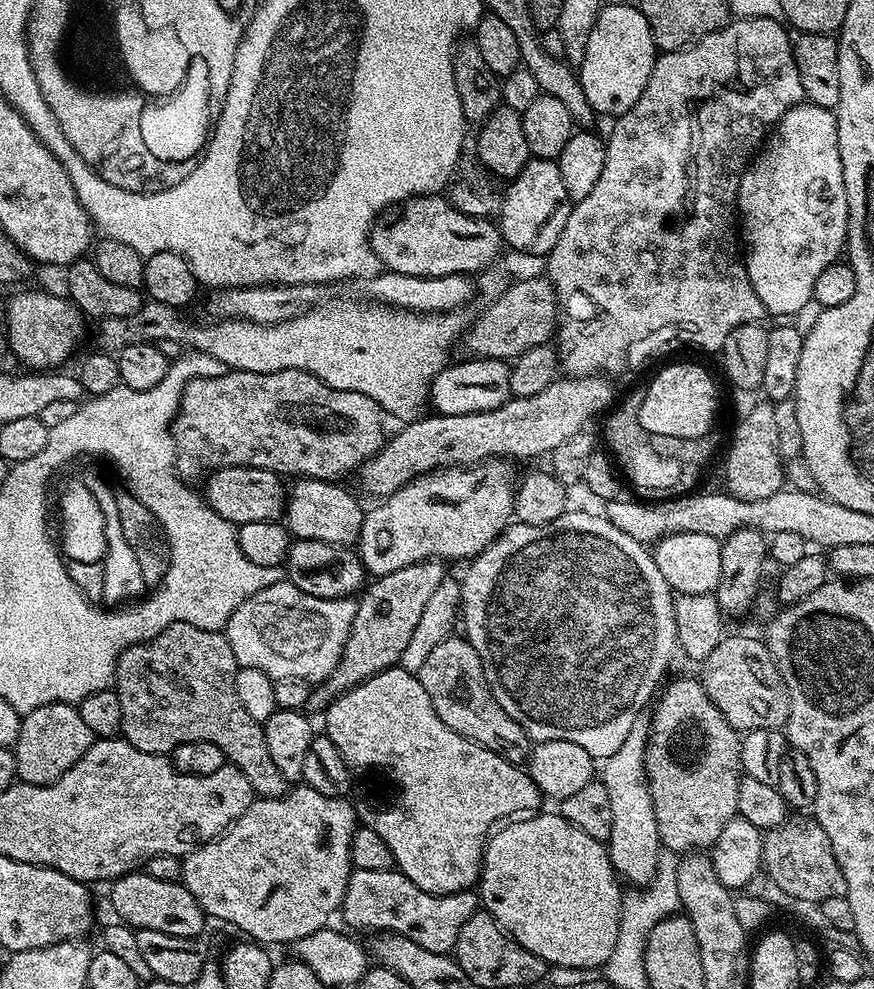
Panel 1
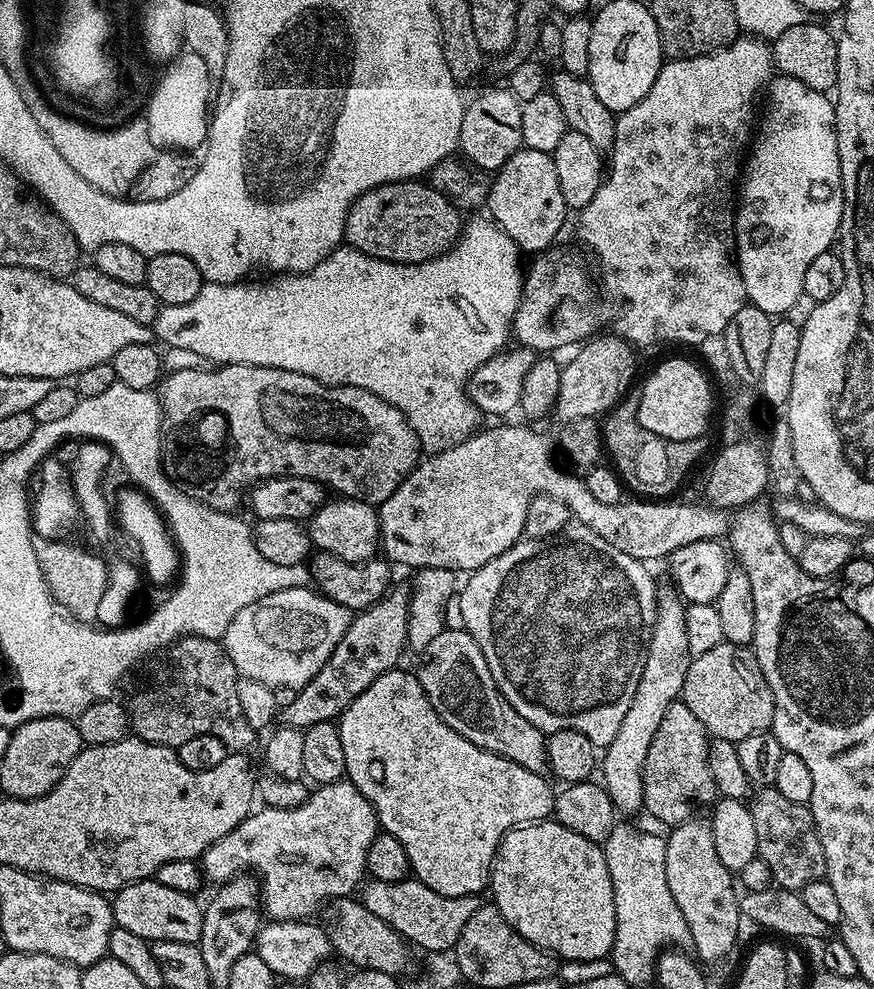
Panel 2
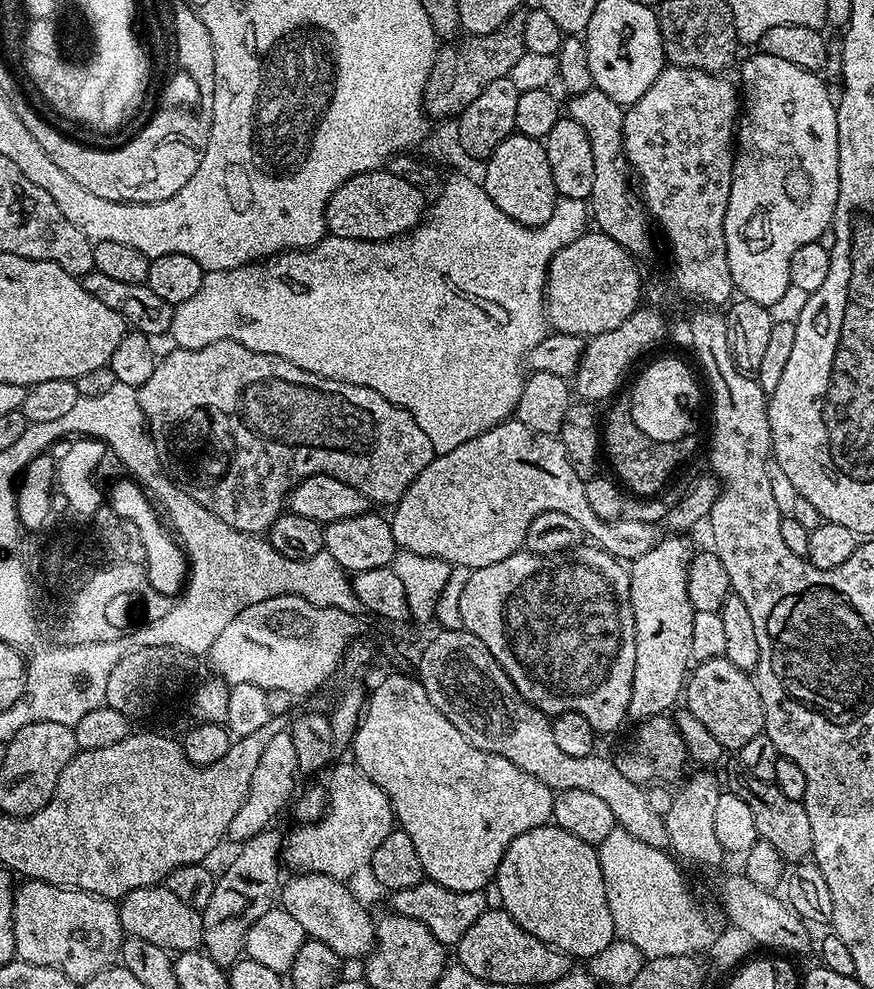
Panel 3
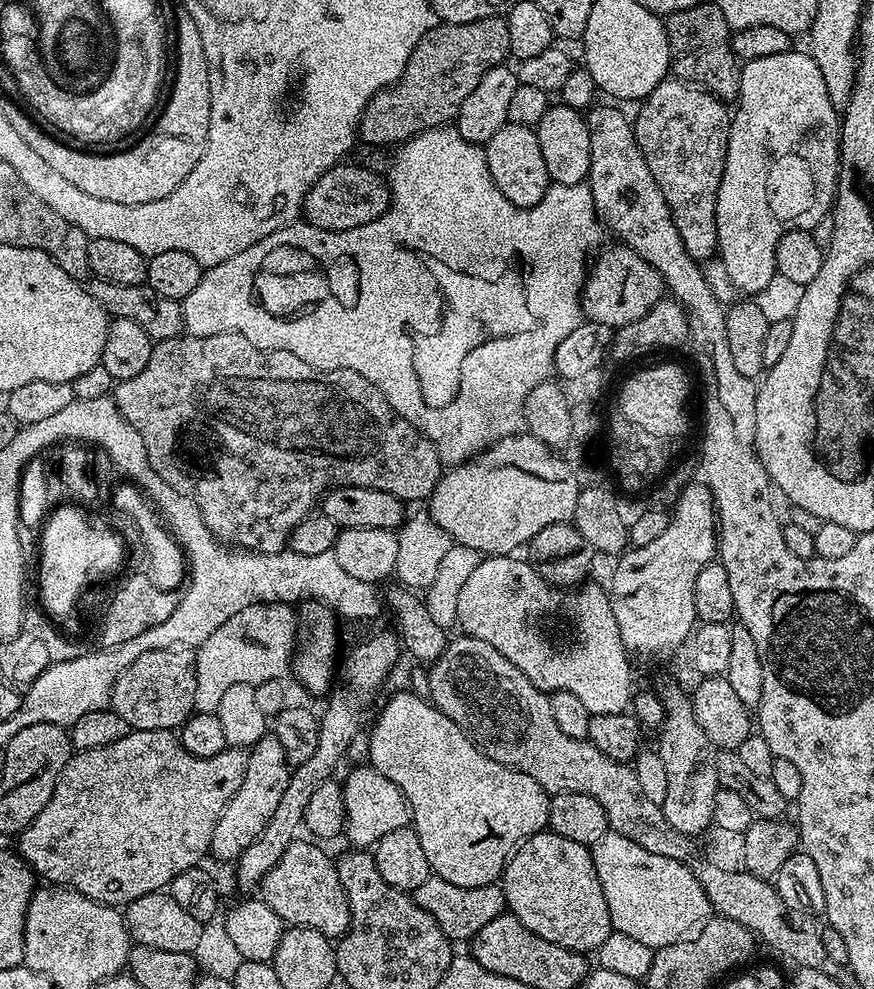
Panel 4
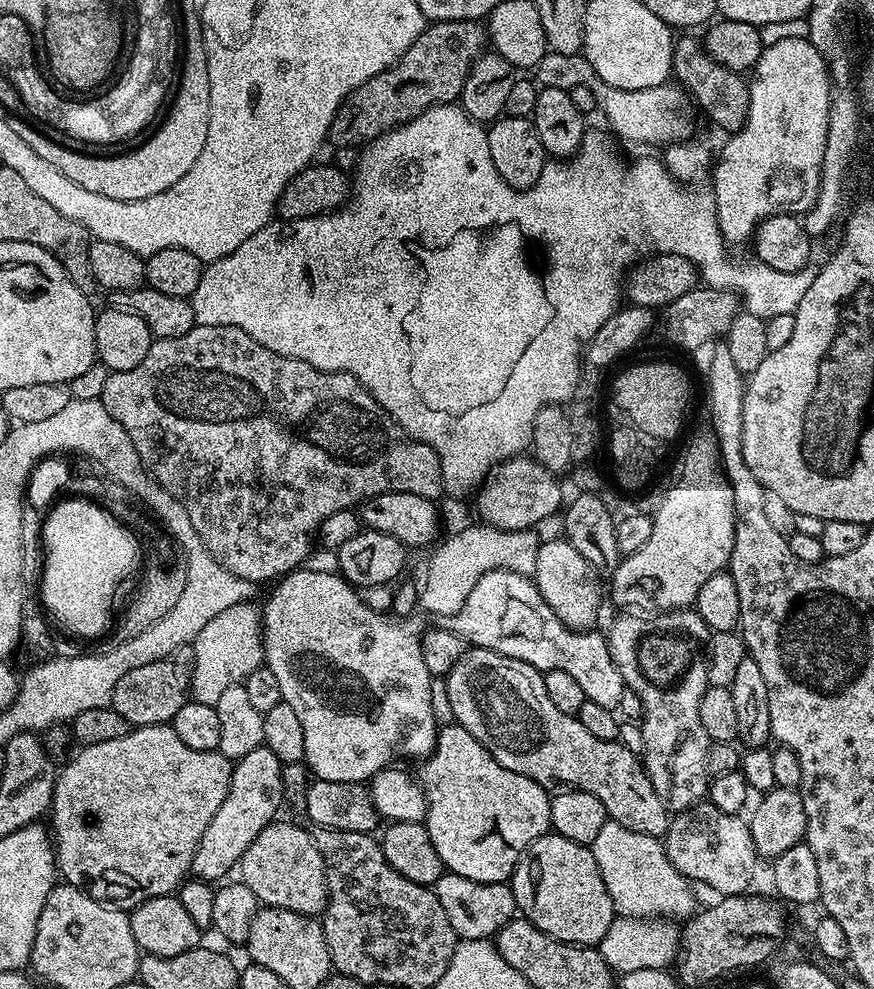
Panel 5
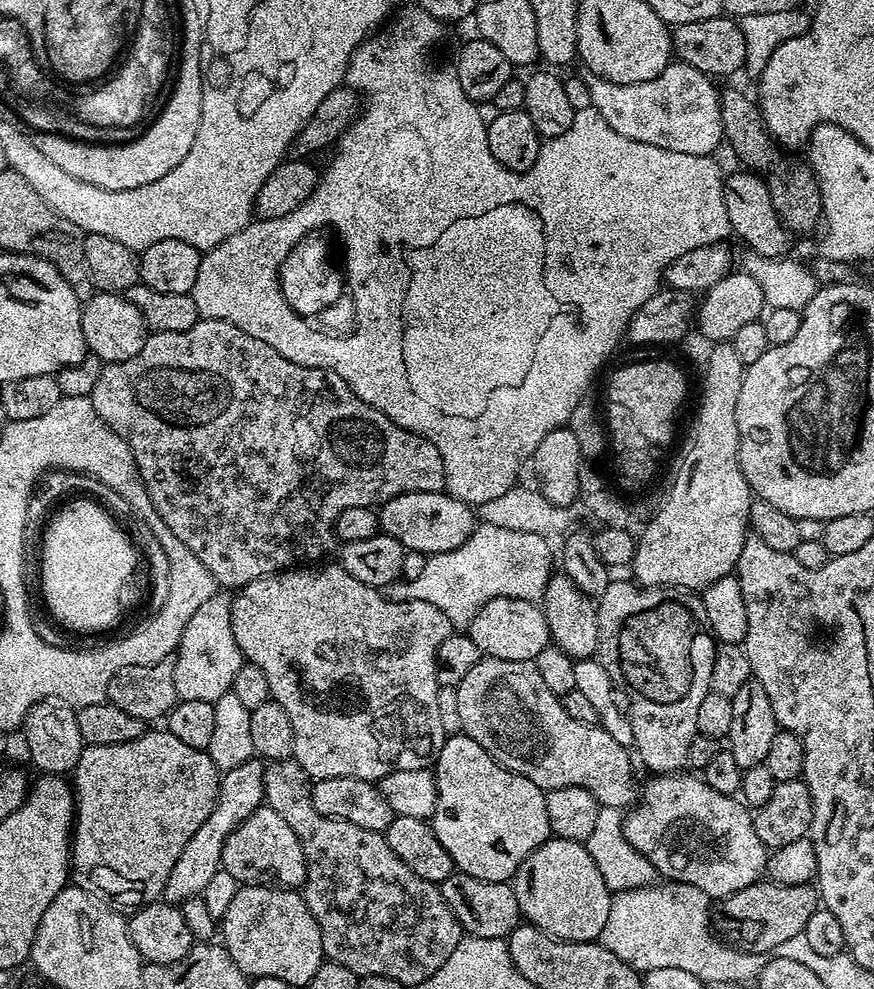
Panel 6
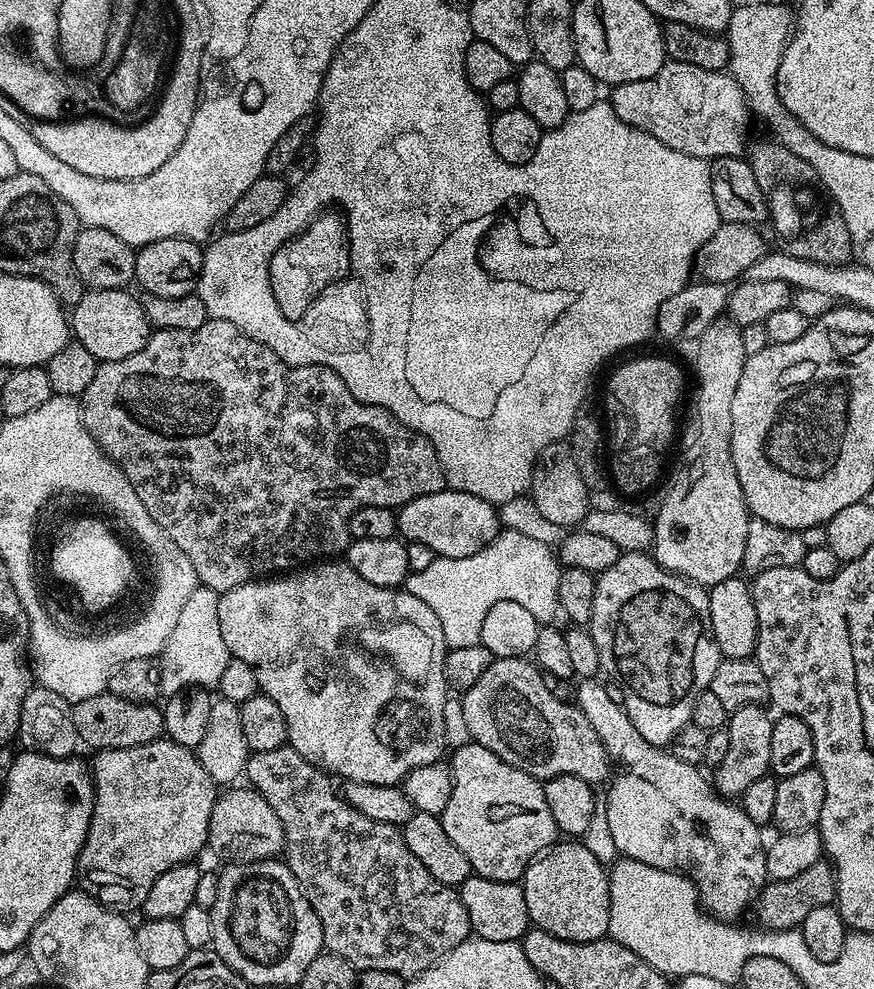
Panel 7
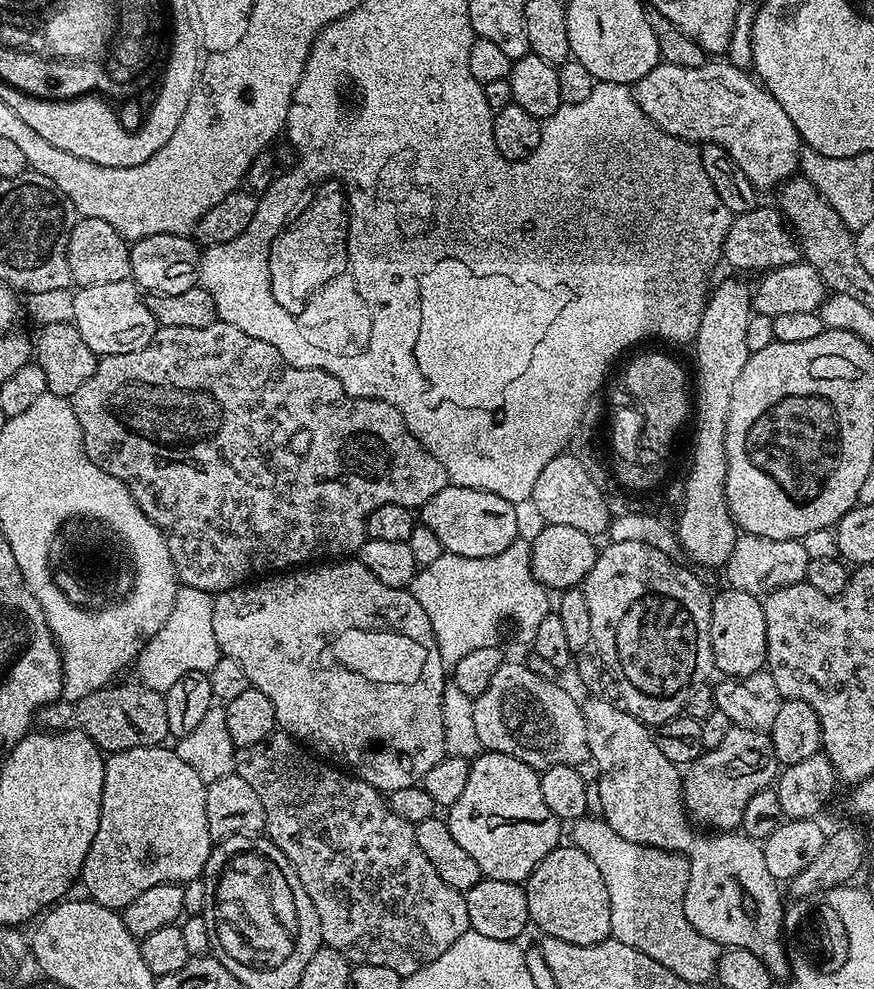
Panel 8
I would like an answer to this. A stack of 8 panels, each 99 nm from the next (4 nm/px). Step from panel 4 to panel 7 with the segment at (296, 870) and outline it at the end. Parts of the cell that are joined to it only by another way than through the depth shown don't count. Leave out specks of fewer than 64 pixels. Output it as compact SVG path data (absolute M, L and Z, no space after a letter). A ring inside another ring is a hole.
M232 786L221 791L210 814L207 847L224 862L252 864L255 860L271 860L284 850L284 831L278 814L270 810L270 802L251 786Z

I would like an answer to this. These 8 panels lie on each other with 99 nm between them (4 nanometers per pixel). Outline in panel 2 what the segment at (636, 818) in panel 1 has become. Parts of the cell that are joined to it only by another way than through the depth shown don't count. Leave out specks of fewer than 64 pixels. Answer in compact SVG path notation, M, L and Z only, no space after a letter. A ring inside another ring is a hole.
M675 591L659 597L656 608L656 625L651 625L652 641L647 641L646 651L642 656L642 667L639 669L640 681L636 687L634 698L630 702L630 710L626 710L626 718L622 718L622 726L618 726L618 734L614 742L603 749L598 760L598 772L602 777L604 789L610 794L617 813L621 817L632 816L644 806L644 763L646 754L650 754L650 742L654 742L654 734L658 734L658 726L662 726L662 718L668 708L681 699L686 682L689 654L686 642L685 605Z

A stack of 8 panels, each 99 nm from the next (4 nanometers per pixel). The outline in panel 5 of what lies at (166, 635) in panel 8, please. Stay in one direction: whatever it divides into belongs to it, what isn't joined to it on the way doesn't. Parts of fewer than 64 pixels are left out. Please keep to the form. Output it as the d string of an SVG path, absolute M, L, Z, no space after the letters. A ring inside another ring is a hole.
M241 602L230 606L228 610L222 610L216 618L210 618L206 626L196 639L192 641L190 647L193 650L192 678L190 687L191 699L203 704L216 704L218 698L222 698L222 693L230 686L239 684L246 679L254 670L258 670L264 664L264 634L262 631L262 612L259 607L255 608L255 603Z

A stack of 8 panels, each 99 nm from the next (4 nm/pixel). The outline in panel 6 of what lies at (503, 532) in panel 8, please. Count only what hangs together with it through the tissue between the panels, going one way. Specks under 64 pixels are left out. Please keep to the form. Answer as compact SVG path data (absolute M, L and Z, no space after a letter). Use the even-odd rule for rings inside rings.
M411 492L398 494L379 505L380 531L394 538L409 552L423 552L430 557L450 550L458 550L466 538L472 536L478 523L473 505L462 502L447 492Z

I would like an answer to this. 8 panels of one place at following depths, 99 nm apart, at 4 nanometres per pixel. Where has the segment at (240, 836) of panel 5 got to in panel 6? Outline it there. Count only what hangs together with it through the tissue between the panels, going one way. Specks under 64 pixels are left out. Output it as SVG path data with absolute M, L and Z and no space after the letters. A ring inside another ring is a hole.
M253 758L242 762L242 766L234 766L227 769L220 778L220 797L216 800L214 810L194 830L194 838L186 842L182 854L178 854L178 862L174 862L174 870L170 872L170 878L166 880L164 887L163 903L185 904L190 898L203 896L206 886L213 880L214 874L220 871L222 862L222 850L226 846L226 838L241 824L254 814L265 803L266 789L264 786L265 761Z

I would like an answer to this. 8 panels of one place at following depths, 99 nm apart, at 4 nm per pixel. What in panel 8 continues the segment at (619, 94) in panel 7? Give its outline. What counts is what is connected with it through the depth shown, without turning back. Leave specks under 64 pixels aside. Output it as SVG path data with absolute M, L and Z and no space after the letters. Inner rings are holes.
M709 62L697 68L656 64L634 86L638 106L666 134L722 146L758 190L779 189L800 167L802 141L798 130L790 122L790 114L745 69L723 63Z

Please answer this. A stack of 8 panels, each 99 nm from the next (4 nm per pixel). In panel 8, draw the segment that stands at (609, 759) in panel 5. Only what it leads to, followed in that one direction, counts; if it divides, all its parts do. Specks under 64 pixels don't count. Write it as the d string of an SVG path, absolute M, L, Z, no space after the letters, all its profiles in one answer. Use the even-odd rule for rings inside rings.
M506 662L498 670L498 674L494 674L494 678L490 678L490 686L486 686L486 690L482 690L482 694L475 697L472 701L472 713L474 714L474 730L478 733L478 742L481 749L489 752L497 752L498 754L510 754L510 758L518 758L518 762L526 762L526 766L543 770L550 766L562 766L563 764L583 765L583 760L589 759L588 743L586 742L586 722L584 721L584 710L581 701L575 700L566 689L556 680L547 680L546 678L538 678L538 674L534 674L534 670L526 670L523 662Z

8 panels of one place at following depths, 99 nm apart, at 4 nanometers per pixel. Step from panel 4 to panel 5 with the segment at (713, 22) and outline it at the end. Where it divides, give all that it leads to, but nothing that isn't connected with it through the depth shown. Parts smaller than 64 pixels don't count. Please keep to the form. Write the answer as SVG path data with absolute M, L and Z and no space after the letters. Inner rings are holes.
M684 34L672 45L672 76L685 93L714 123L725 128L725 133L737 132L744 125L744 118L750 114L749 81L743 75L718 62L704 47L701 37Z

